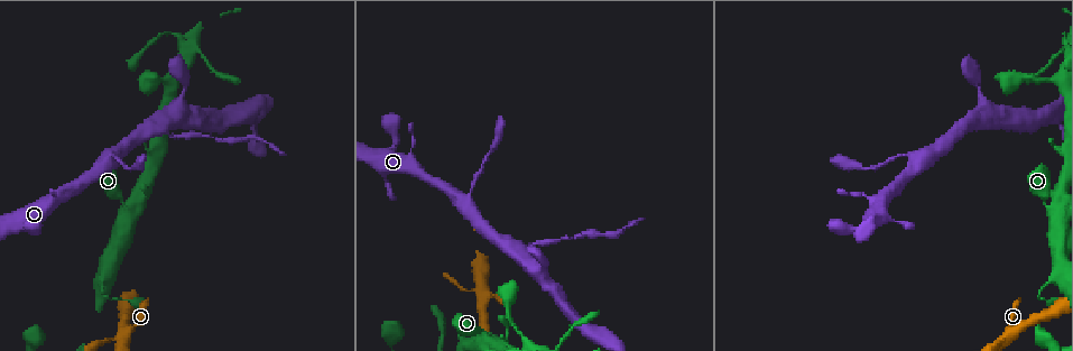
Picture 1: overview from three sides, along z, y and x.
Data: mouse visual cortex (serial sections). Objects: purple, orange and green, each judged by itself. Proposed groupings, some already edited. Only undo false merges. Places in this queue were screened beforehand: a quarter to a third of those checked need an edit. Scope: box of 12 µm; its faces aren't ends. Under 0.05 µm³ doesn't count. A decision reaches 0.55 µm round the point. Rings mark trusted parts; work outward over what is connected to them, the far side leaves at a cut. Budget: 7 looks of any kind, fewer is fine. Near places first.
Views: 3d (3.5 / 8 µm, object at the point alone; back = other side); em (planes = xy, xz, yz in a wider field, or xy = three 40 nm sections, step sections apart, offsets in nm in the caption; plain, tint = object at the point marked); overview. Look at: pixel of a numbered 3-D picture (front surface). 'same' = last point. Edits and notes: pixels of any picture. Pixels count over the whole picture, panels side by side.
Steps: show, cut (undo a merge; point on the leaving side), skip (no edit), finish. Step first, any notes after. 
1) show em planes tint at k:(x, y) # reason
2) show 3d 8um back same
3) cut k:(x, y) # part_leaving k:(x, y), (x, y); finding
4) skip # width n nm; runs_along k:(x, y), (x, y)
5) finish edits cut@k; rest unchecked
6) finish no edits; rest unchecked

show 3d 3.5um at 1:(111, 338) # narrows sharply

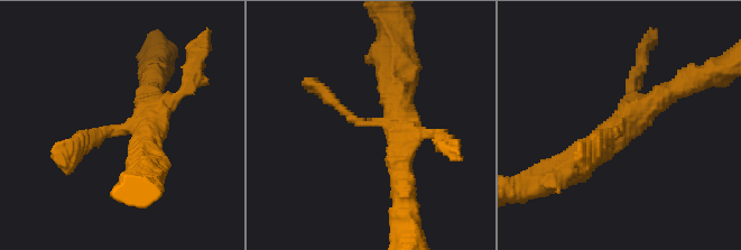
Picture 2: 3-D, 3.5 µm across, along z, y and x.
show em xy step 2 tint at 2:(621, 128) # now the EM

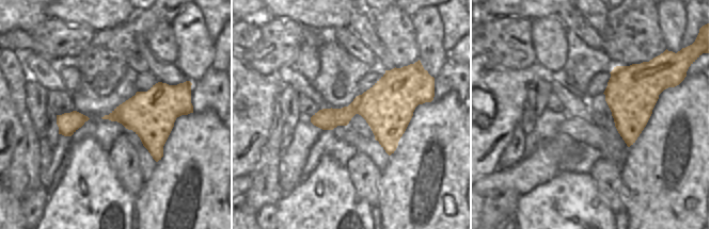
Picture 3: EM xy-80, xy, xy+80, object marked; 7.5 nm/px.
skip # width 340 nm; runs_along 2:(176, 94), (66, 166); all the same cell

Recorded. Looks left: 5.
show 3d 3.5um at 1:(484, 333) # three arms meet

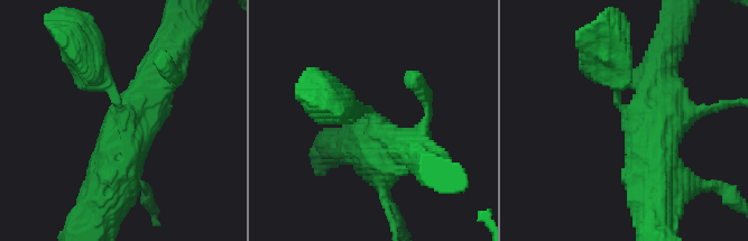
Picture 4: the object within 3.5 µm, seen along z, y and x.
show em planes tint at 4:(120, 104)

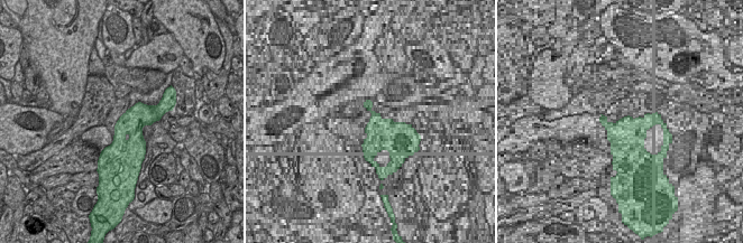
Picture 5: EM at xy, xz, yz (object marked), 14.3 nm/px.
skip # arm_widths 450, 450, 500 nm; runs_along 4:(329, 95), (412, 149); continuous, no second cell

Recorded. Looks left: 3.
show 3d 3.5um at 1:(1040, 299) # sharp bend

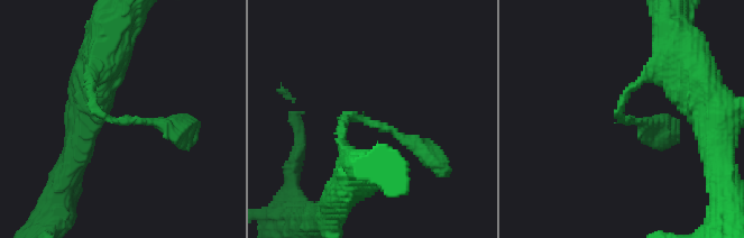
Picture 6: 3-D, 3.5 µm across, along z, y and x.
show em planes tint at 6:(354, 120) # arm_widths 150, 200 nm

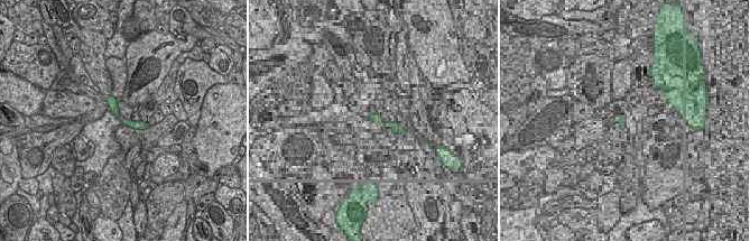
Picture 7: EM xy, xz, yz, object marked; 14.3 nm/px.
skip # runs_along 6:(98, 64), (104, 116), (171, 126); one cell here

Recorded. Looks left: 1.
finish no edits; rest unchecked

